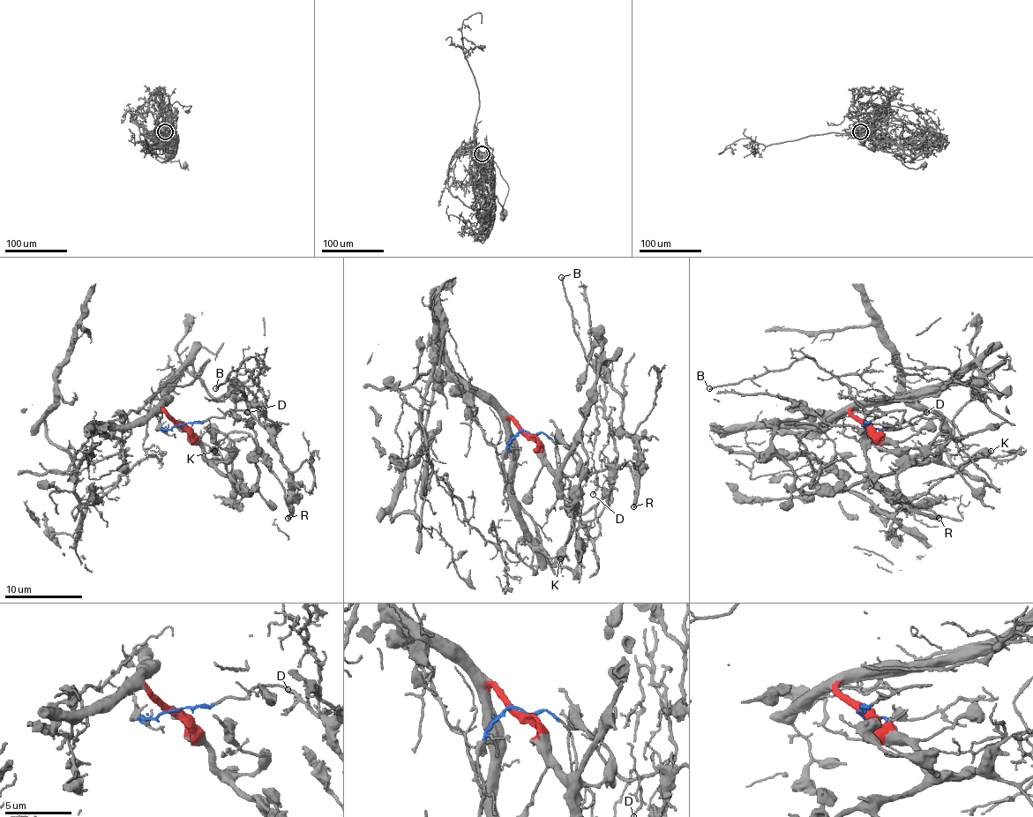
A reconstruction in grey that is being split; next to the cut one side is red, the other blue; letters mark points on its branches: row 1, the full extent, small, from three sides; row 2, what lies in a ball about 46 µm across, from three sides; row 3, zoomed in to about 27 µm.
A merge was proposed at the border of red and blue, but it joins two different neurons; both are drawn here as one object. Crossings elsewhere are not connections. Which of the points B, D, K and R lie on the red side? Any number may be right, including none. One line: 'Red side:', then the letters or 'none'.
Red side: K

